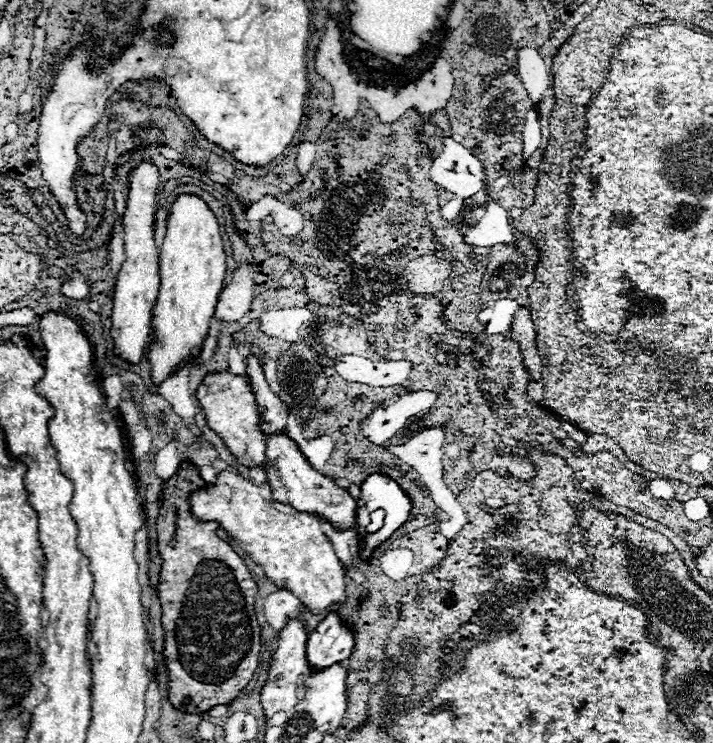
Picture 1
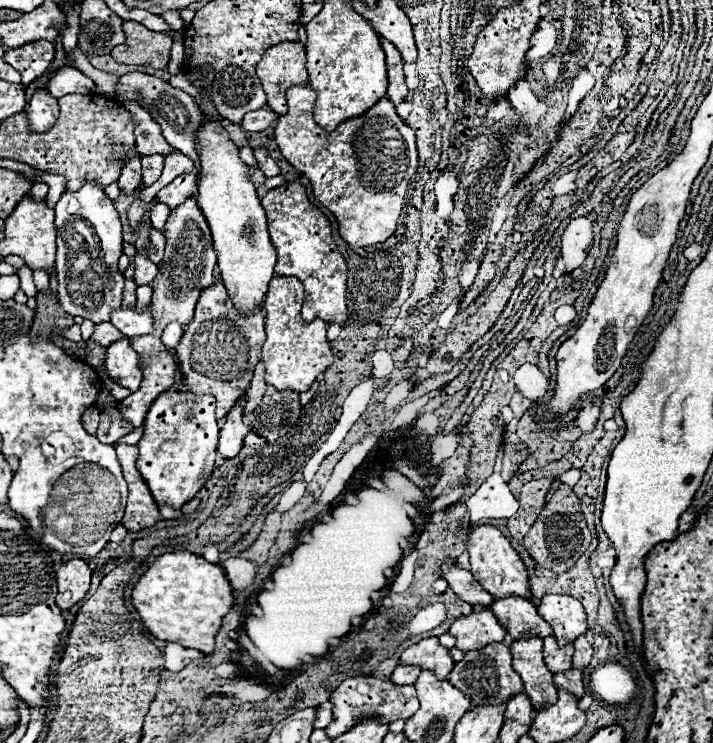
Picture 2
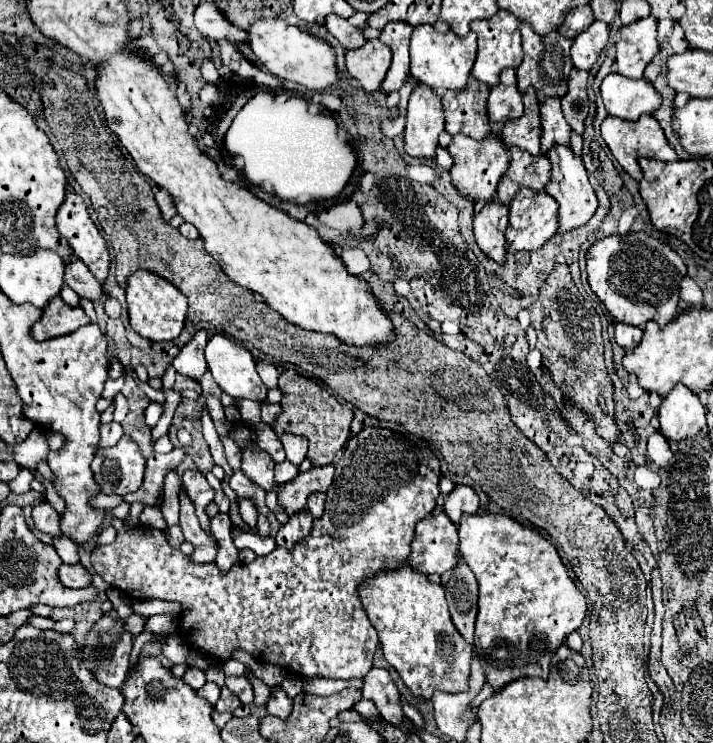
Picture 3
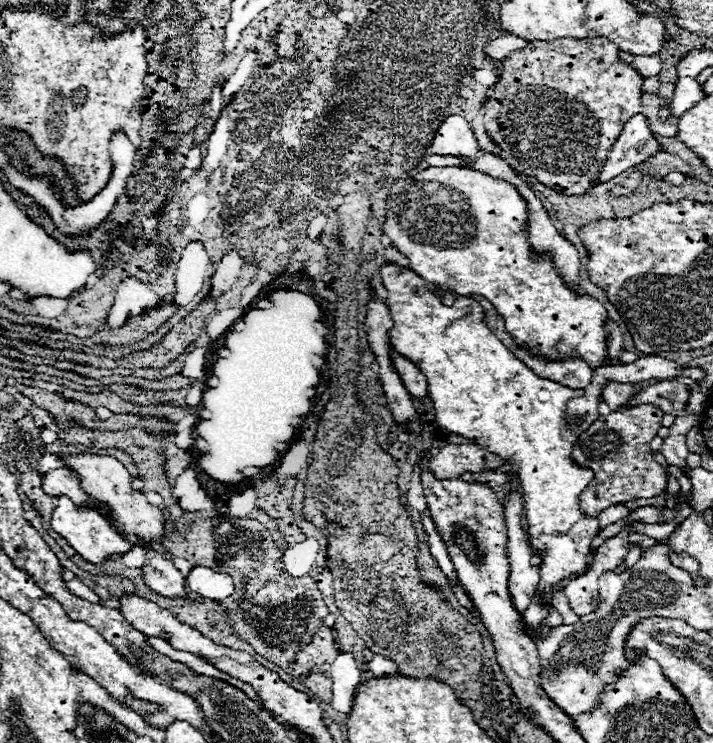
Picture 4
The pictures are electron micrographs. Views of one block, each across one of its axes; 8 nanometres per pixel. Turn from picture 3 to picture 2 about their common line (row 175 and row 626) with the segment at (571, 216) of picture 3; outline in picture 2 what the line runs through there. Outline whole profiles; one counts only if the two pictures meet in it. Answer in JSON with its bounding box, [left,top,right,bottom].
[540,594,586,644]

